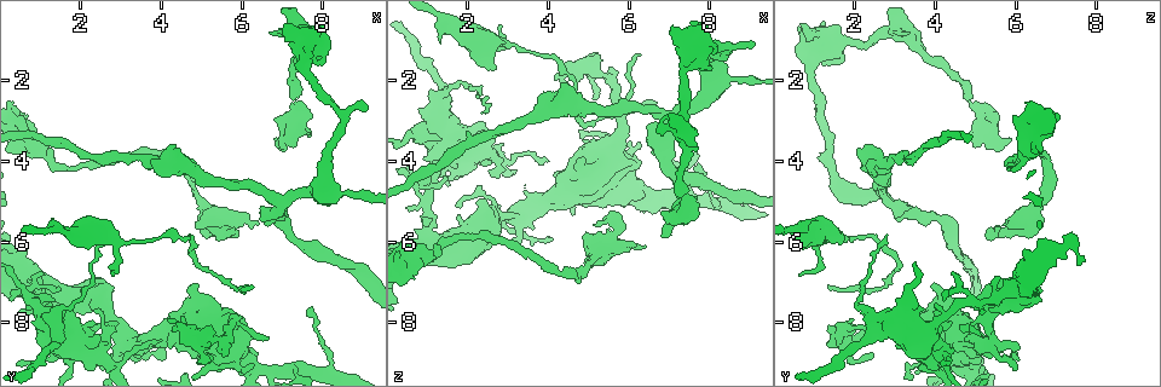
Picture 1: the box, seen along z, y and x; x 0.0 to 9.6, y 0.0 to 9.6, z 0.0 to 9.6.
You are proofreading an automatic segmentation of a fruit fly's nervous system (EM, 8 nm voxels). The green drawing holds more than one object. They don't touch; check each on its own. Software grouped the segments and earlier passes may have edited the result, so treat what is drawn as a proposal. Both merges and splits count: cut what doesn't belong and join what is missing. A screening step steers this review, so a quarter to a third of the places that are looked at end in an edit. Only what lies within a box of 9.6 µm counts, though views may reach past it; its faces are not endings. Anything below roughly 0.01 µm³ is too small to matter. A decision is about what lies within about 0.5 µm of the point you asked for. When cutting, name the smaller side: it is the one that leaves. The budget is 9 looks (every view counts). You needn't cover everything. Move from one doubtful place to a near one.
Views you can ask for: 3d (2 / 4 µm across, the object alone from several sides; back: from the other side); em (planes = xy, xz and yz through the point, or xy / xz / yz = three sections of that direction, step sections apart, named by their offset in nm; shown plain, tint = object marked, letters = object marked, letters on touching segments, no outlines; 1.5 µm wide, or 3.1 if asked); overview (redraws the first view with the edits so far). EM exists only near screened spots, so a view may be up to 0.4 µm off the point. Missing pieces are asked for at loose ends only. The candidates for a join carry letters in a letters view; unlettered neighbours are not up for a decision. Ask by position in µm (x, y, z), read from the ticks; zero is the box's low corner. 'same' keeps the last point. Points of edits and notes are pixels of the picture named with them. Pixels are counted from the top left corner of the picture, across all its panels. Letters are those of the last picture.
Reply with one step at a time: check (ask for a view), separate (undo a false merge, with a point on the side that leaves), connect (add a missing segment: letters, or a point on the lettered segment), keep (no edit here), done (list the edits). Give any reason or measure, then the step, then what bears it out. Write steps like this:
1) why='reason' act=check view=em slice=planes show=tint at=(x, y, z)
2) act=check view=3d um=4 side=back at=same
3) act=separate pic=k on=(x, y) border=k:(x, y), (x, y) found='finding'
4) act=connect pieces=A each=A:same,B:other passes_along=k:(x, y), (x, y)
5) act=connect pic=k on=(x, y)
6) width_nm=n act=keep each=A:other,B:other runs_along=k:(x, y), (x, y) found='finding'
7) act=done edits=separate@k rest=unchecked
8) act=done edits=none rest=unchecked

why='branch stops here' act=check view=3d um=2 at=(7.10, 0.60, 0.70)

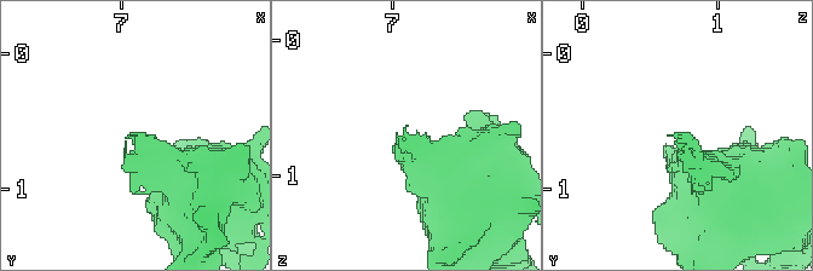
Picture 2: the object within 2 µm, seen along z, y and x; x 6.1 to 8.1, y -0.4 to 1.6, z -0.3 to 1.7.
why='now the EM' act=check view=em slice=xy step=8 show=tint at=(7.06, 0.60, 0.64)

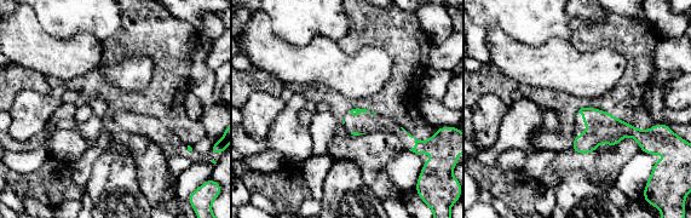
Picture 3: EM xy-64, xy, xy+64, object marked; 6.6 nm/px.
why='cut it another way' act=check view=em slice=yz step=8 show=letters at=same

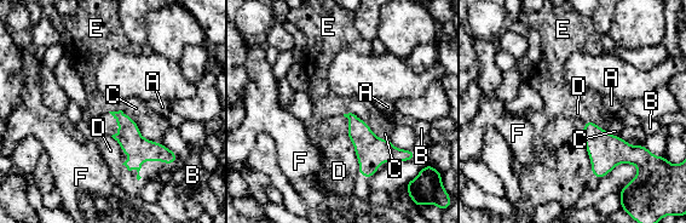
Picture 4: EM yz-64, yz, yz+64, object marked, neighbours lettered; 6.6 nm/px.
act=keep each=A:other,B:other,C:other,D:other,E:other,F:other border=4:(346, 136), (358, 161) found='none of them fits'

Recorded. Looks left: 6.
why='sudden change in width' act=check view=em slice=xy step=8 show=tint at=(1.70, 7.65, 2.10)

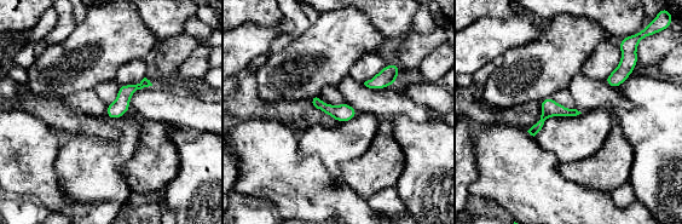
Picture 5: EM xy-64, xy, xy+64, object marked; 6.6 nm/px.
why='cut it another way' act=check view=em slice=planes show=tint at=same

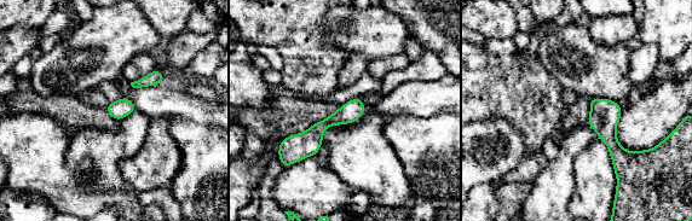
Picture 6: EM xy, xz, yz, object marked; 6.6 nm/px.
act=check view=em slice=planes show=letters at=same

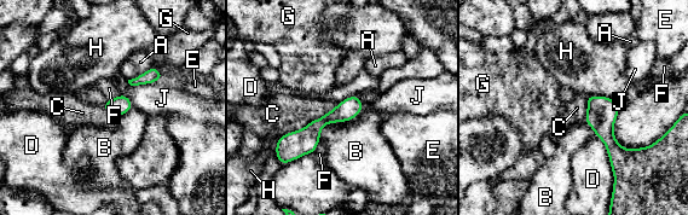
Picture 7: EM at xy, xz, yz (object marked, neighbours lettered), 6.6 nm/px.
width_nm=130 act=keep each=A:other,B:other,C:other,D:other,E:other,F:other,G:other,H:other,J:other border=7:(289, 132), (277, 139) found='continuous, no second cell'

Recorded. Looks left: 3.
why='abrupt turn' act=check view=3d um=2 at=(2.70, 8.10, 4.00)

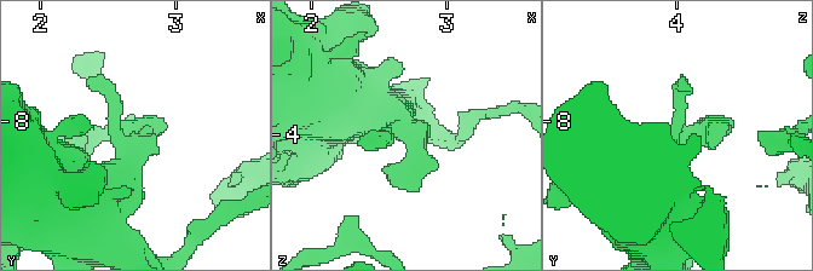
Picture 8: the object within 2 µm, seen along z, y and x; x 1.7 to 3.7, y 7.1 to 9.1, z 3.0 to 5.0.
act=check view=em slice=planes show=letters at=(2.76, 8.16, 4.00)

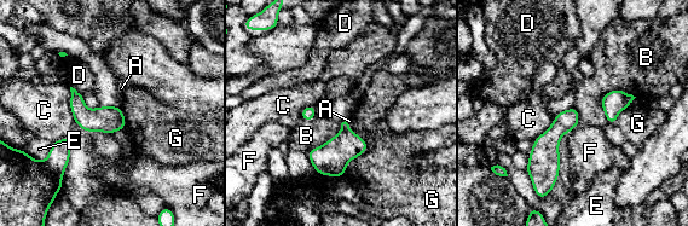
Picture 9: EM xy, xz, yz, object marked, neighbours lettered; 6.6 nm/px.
act=keep each=A:other,B:other,C:other,D:other,E:other,F:other,G:other border=9:(368, 144), (341, 177) found='all the same cell'

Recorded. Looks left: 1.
act=done edits=none rest=unchecked

